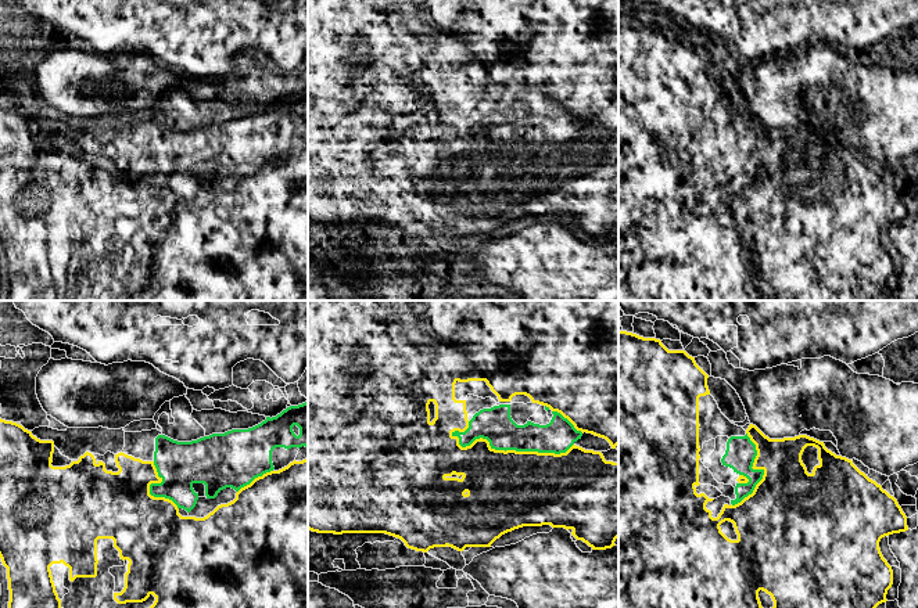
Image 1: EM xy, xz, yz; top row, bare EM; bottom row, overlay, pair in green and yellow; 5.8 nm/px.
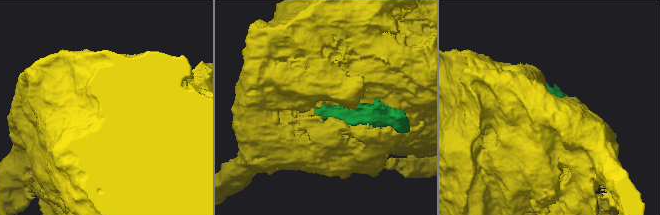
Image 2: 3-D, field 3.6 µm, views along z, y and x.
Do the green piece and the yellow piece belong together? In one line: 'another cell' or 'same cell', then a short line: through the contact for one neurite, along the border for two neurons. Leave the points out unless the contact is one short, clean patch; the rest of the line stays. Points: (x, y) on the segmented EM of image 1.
same cell

